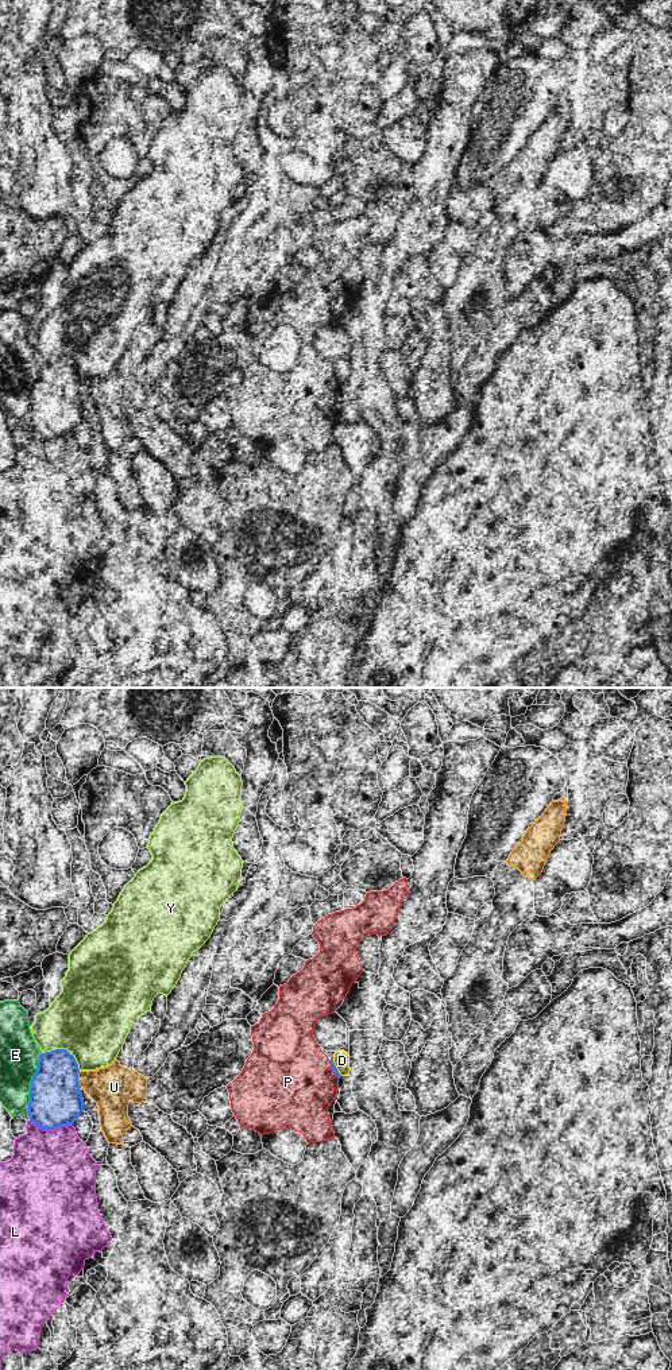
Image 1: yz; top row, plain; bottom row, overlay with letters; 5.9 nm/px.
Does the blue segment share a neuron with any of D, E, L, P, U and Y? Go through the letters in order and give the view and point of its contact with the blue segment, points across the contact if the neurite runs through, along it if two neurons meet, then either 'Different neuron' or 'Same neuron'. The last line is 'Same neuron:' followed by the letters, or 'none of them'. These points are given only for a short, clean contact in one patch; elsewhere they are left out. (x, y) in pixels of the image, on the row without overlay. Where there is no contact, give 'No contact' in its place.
D: Touches blue at yz (335, 375). Different neuron
E: Touches blue at yz (31, 393). Different neuron
L: Touches blue at yz (51, 438). Different neuron
P: Touches blue at yz (332, 378). Different neuron
U: Touches blue at yz (77, 389). Different neuron
Y: Touches blue at yz (65, 359). Different neuron
Same neuron: none of them

